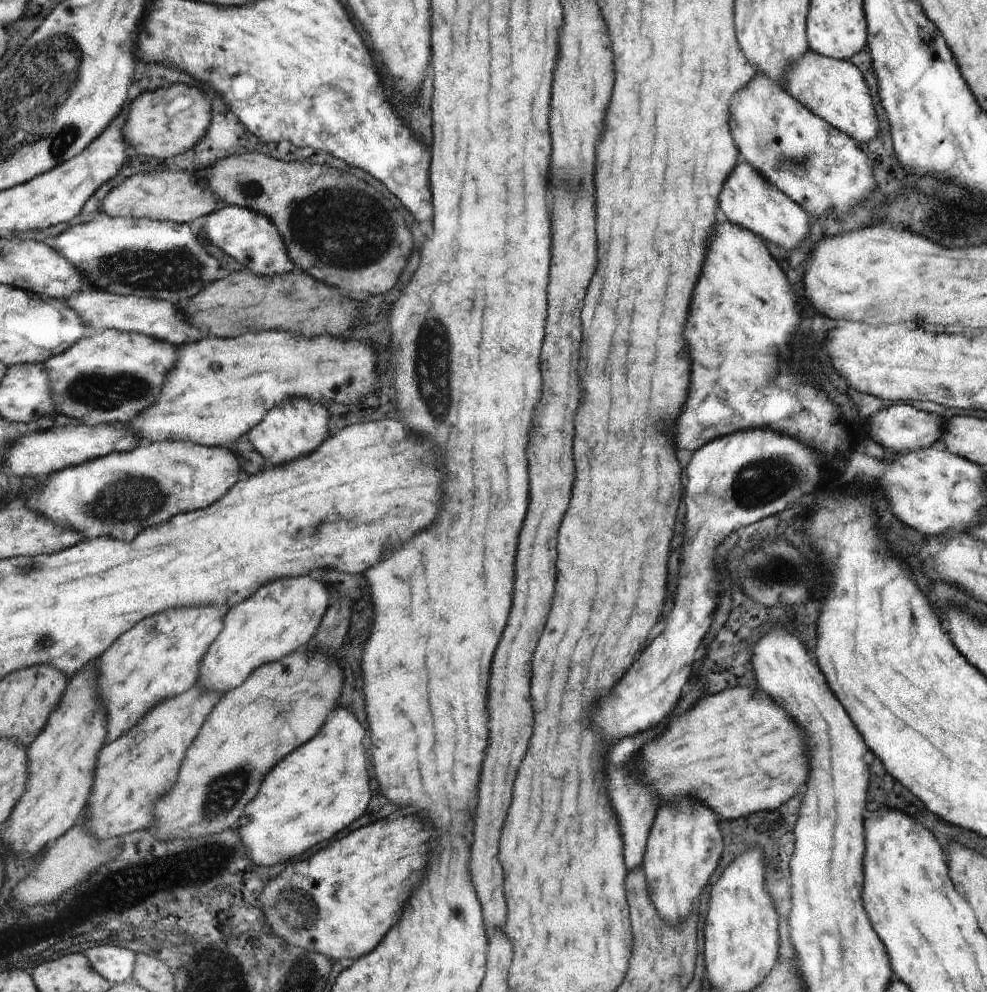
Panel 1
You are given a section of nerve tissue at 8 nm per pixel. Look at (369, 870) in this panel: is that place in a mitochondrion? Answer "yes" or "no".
no

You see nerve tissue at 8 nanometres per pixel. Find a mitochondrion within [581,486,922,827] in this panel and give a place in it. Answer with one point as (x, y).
(774, 573)

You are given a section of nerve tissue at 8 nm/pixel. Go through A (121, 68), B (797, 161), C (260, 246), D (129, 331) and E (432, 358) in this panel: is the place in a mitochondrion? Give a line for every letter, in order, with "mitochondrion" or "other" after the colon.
A: other
B: mitochondrion
C: other
D: other
E: mitochondrion

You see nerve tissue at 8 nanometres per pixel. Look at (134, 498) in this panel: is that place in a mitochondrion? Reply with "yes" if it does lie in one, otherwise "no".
yes

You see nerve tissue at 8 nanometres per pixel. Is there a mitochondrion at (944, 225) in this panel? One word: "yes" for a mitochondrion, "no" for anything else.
yes

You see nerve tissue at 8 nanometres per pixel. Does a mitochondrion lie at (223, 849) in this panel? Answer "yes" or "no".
yes

